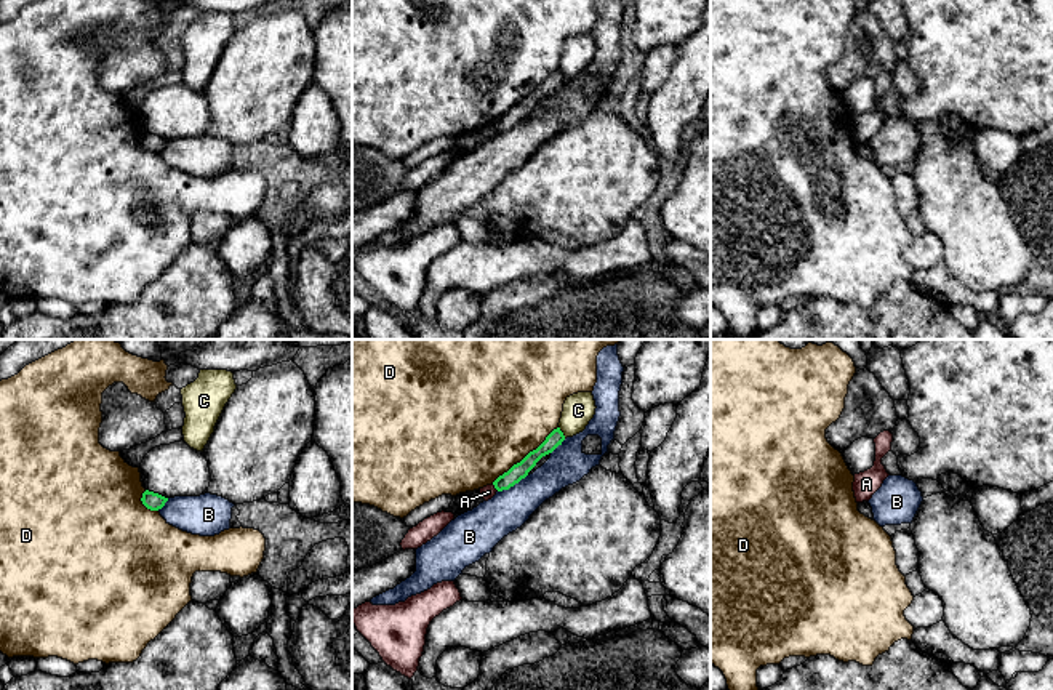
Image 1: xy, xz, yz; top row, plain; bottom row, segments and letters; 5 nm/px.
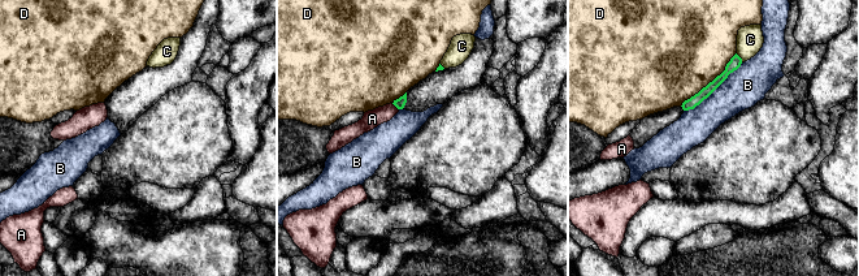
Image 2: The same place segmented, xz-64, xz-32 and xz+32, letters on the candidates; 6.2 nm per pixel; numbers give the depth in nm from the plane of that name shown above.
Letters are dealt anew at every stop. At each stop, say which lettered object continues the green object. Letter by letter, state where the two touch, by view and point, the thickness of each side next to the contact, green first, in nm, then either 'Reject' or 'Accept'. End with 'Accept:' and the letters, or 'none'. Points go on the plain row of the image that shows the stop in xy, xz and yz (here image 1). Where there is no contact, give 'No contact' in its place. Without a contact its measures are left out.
A: Touches green at xz (495, 128). Thickness 90 nm (green) against 70 nm. Reject
B: Touches green at xz (512, 127). Thickness 90 nm (green) against 220 nm. Reject
C: Touches green at xz (562, 74). Thickness 80 nm (green) against 160 nm. Reject
D: Touches green at xz (525, 98). Thickness 90 nm (green) against 500 nm. Reject
Accept: none

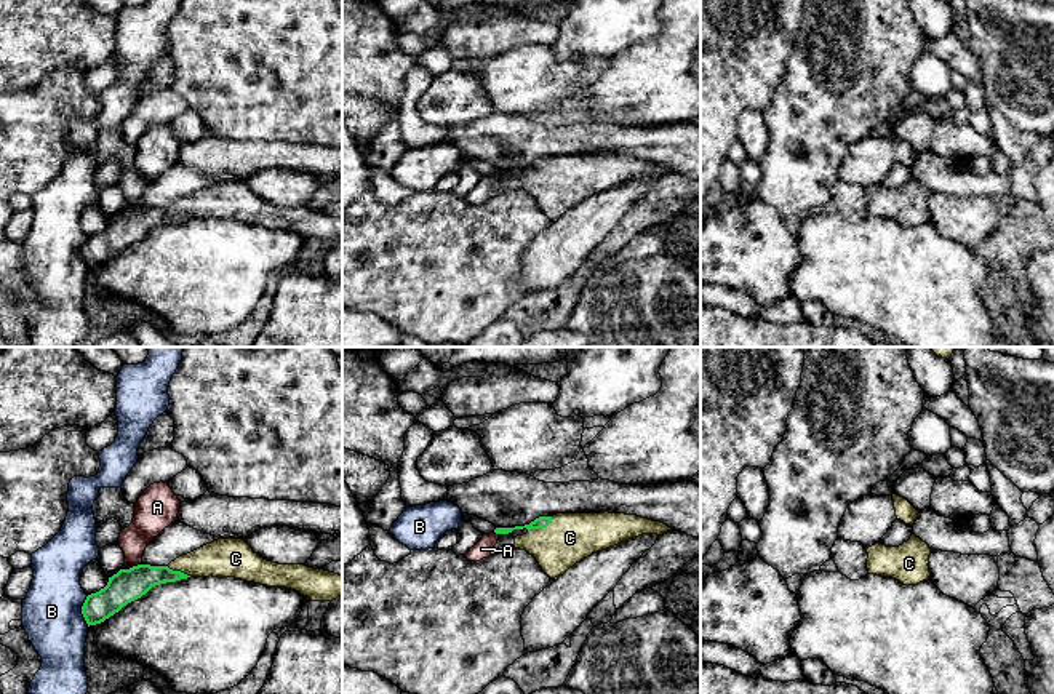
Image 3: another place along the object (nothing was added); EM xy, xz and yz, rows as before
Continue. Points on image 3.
A: Touches green at xy (138, 207). Thickness 160 nm (green) against 180 nm. Reject
B: Touches green at xy (82, 253). Thickness 160 nm (green) against 300 nm. Reject
C: Touches green at xz (541, 168). Thickness 60 nm (green) against 240 nm. Accept
Accept: C

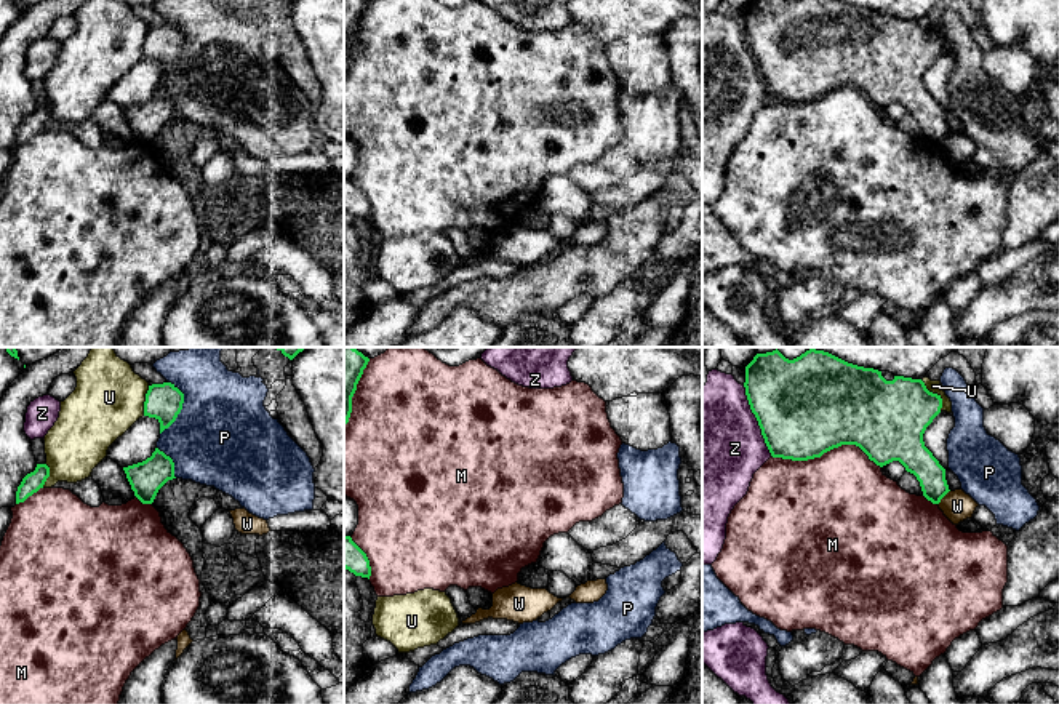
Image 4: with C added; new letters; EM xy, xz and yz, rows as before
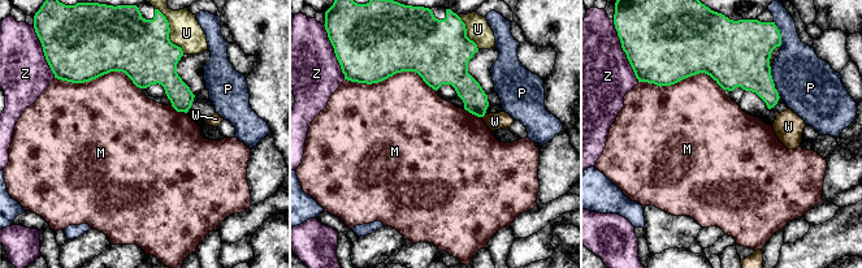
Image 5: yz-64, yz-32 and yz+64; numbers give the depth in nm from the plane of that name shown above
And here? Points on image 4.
M: Touches green at yz (826, 93). Thickness 500 nm (green) against 480 nm. Reject
P: Touches green at xy (181, 50). Thickness 190 nm (green) against 500 nm. Reject
U: Touches green at yz (936, 36). Thickness 360 nm (green) against 60 nm. Reject
W: Touches green at yz (943, 138). Thickness 150 nm (green) against 160 nm. Reject
Z: Touches green at yz (757, 61). Thickness 500 nm (green) against 500 nm. Reject
Accept: none

